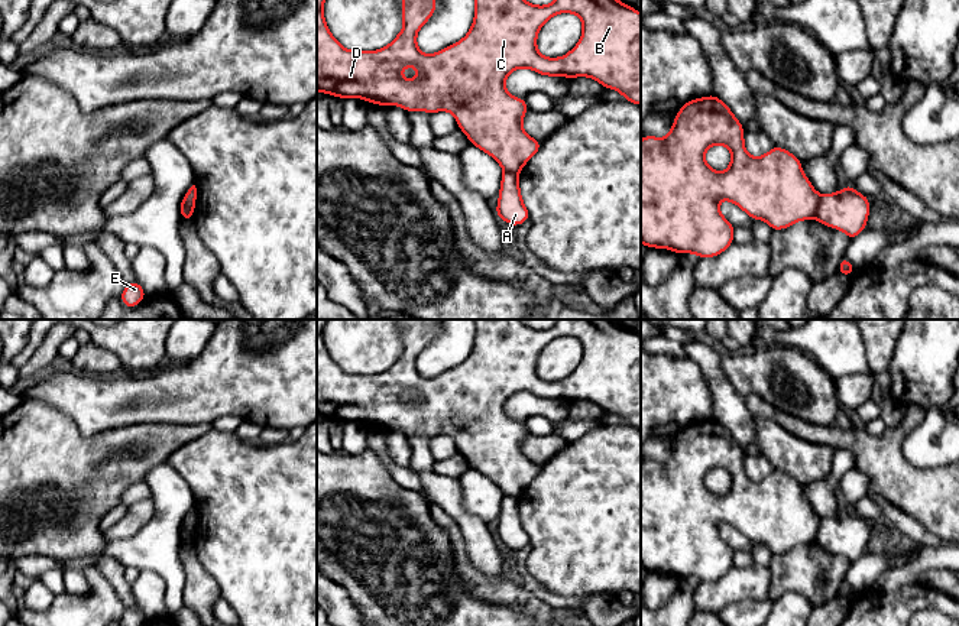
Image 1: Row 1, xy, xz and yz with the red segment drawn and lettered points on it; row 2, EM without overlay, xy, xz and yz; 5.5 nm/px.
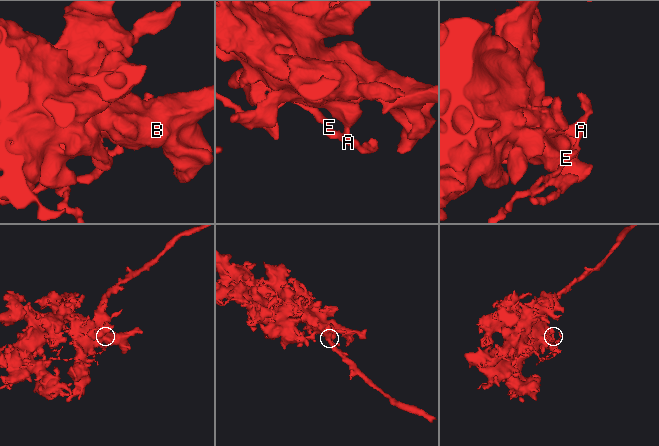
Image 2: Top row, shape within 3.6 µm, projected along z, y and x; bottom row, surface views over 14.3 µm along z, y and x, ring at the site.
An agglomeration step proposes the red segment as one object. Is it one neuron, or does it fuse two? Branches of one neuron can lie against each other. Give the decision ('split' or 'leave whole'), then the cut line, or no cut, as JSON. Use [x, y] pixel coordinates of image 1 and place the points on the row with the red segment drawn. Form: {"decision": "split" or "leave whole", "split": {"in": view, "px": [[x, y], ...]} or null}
{"decision": "split", "split": {"in": "yz", "px": [[820, 195], [815, 217]]}}

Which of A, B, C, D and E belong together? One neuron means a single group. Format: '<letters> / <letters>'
A E / B C D

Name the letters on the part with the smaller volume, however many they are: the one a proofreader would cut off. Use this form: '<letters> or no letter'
A, E

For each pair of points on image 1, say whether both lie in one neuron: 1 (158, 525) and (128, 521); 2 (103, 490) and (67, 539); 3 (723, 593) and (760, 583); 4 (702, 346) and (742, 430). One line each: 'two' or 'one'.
1: two
2: one
3: one
4: one

